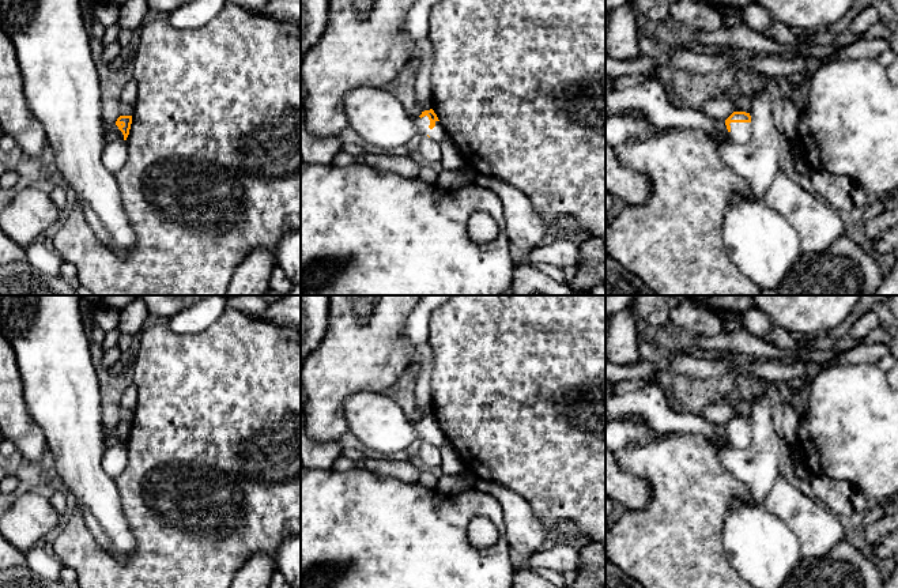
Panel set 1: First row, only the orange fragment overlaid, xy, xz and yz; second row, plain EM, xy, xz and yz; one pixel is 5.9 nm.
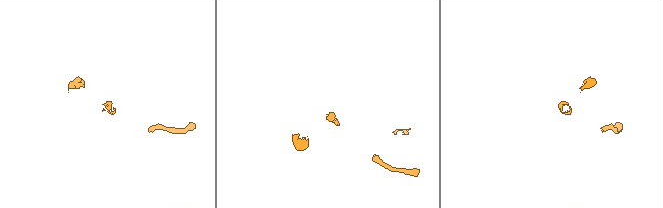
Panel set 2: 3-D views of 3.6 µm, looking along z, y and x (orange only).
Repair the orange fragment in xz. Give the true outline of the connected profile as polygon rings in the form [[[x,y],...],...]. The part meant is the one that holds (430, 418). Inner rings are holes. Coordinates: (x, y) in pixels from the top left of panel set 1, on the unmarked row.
[[[384,392],[352,393],[343,400],[342,407],[348,431],[363,449],[393,455],[420,441],[429,440],[438,448],[448,441],[433,414],[412,423],[400,406]]]

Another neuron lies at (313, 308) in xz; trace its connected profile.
[[[301,295],[301,363],[324,339],[329,295]]]

